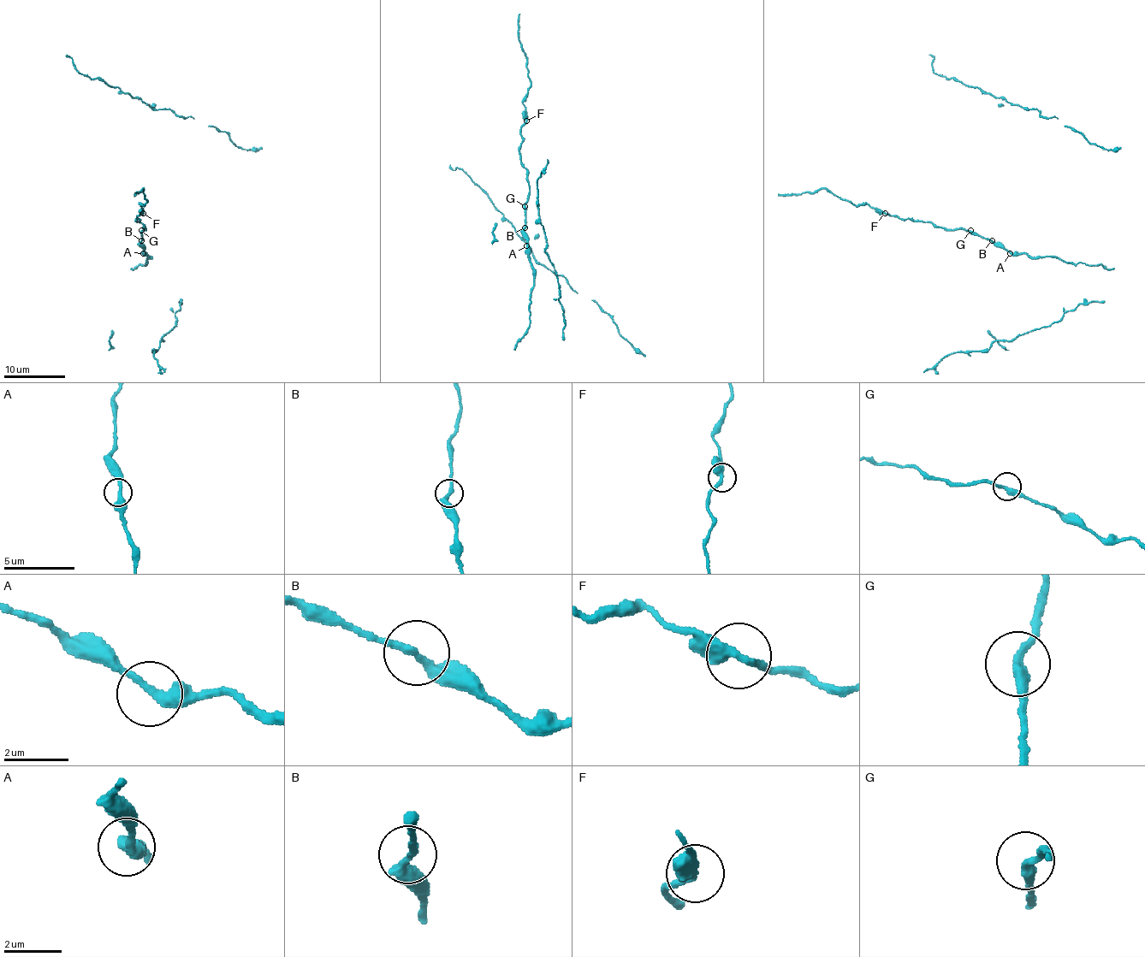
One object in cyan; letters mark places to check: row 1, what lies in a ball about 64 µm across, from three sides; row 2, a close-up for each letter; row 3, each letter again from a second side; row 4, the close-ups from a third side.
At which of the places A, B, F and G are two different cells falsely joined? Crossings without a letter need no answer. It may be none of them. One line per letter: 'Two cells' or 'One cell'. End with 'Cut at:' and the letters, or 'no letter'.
A: One cell
B: One cell
F: One cell
G: One cell
Cut at: no letter

